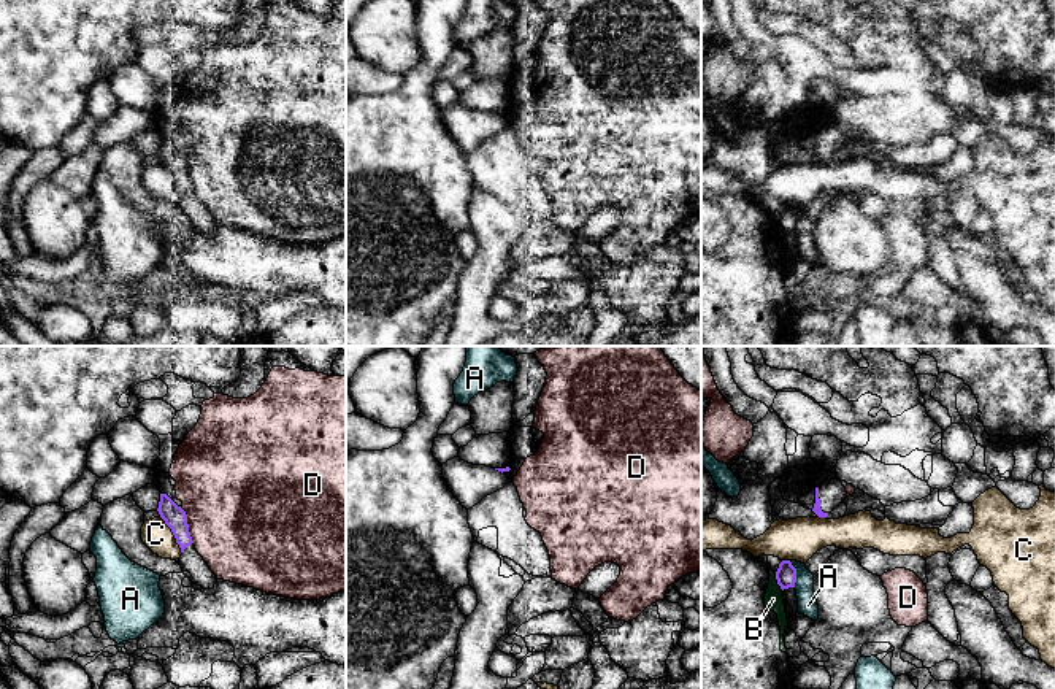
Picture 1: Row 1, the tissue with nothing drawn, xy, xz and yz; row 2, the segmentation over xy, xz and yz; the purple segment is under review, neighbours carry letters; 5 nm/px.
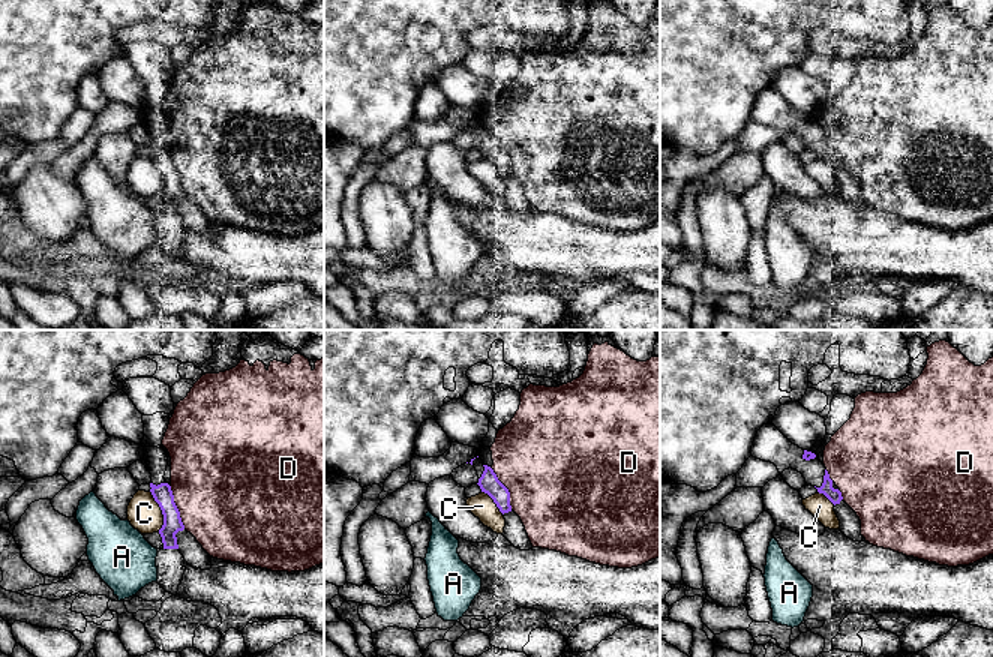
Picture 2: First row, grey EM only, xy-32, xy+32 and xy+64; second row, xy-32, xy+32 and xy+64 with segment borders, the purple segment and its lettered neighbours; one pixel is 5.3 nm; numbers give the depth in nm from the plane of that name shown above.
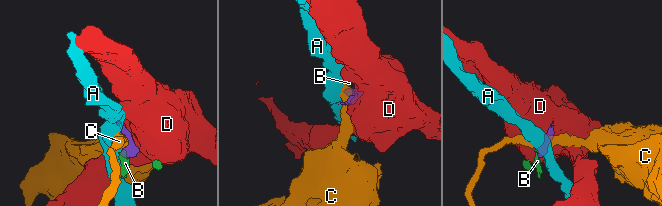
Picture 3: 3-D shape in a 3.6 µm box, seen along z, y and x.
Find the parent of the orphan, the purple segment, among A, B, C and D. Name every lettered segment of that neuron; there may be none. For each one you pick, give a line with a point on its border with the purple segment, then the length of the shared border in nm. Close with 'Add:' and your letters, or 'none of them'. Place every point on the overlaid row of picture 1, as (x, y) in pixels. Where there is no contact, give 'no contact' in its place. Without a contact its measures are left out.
Add: none of them

